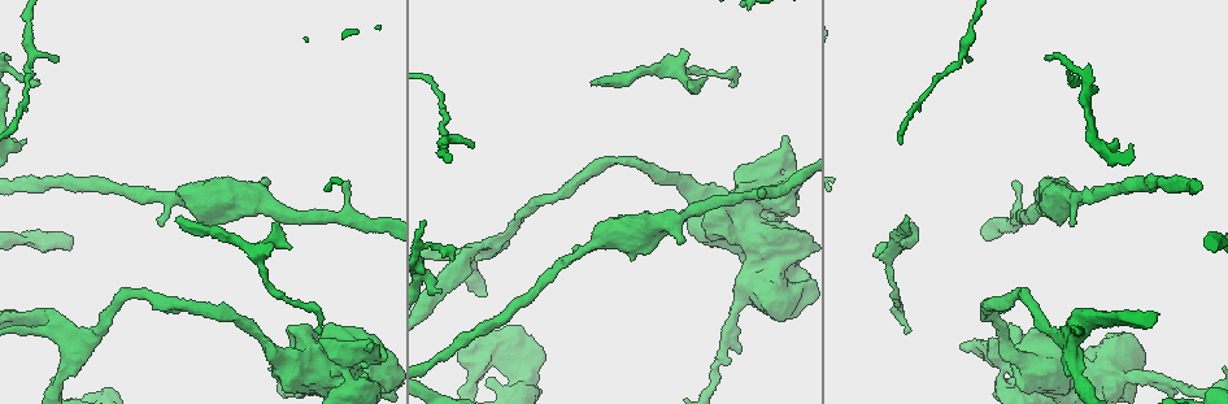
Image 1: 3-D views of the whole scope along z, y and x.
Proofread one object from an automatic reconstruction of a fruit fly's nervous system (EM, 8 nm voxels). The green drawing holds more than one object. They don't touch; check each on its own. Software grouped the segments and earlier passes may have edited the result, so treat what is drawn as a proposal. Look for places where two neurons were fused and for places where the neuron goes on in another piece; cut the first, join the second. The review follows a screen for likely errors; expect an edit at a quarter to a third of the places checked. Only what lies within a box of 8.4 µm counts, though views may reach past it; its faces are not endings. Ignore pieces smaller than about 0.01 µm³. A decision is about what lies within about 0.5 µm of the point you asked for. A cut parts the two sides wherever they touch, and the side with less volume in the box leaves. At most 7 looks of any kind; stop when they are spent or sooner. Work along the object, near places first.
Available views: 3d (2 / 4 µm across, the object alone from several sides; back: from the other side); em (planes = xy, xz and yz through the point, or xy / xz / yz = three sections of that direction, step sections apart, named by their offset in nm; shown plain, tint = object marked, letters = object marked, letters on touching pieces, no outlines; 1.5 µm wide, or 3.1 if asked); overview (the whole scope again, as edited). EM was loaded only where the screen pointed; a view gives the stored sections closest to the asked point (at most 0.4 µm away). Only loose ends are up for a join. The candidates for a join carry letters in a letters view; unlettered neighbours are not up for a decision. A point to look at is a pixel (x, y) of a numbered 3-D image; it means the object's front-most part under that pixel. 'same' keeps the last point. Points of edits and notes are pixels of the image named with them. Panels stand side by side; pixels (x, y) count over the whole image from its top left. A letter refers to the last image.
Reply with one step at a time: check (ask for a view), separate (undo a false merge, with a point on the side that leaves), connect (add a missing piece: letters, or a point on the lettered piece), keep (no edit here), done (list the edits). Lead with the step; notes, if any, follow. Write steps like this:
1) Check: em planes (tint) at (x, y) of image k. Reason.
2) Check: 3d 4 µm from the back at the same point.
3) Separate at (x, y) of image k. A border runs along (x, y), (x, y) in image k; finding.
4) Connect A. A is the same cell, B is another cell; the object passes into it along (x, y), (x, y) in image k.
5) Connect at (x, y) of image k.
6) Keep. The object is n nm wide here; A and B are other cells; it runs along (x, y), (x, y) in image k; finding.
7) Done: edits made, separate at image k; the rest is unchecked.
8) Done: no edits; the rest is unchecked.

Check: 3d 4 µm at (452, 257) of image 1. Tapers out.

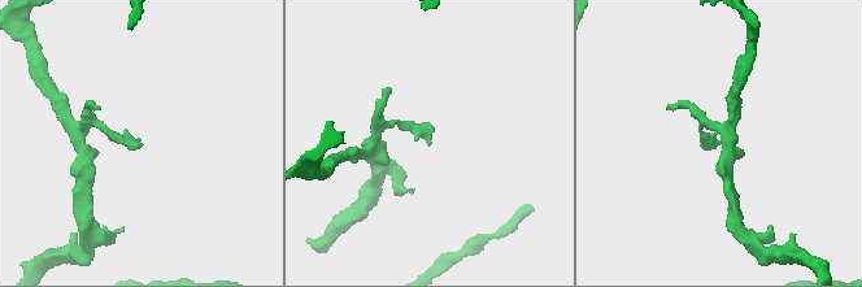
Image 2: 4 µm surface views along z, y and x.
Check: em planes (plain) at (428, 145) of image 2. Need the tissue.

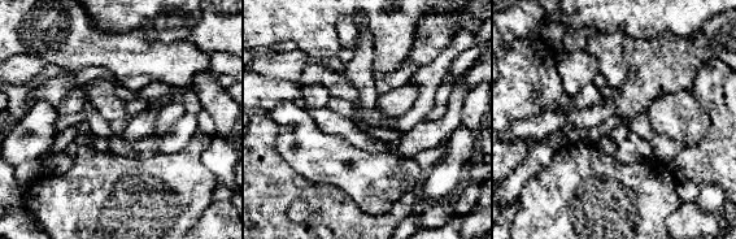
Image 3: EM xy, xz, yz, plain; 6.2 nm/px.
Check: em planes (letters) at the same point.

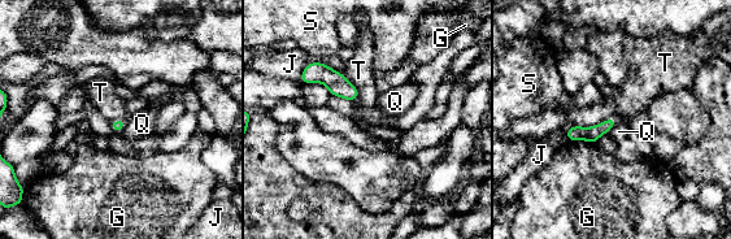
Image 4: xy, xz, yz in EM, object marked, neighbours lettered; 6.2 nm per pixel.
Keep. The longest contact is with T, 200 nm; G, J, Q, S and T are other cells; a border runs along (618, 121), (607, 133) in image 4; no lettered piece goes on from it.

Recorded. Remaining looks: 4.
Check: 3d 2 µm at (907, 219) of image 1. An open end.

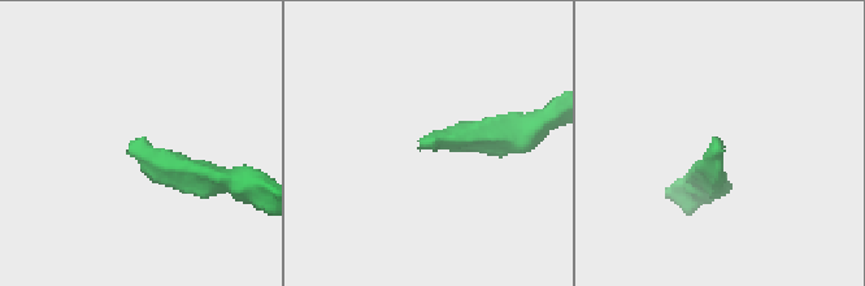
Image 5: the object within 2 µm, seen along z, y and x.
Check: em planes (letters) at (707, 153) of image 5.

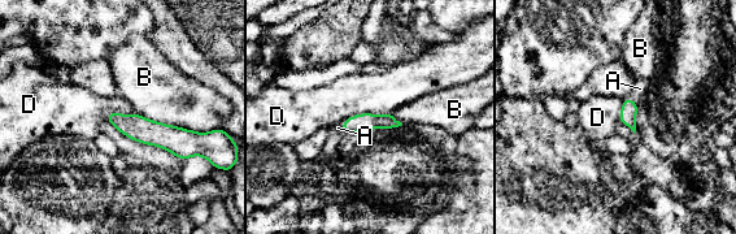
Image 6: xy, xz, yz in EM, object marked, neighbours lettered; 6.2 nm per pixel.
Connect A. A is the same cell, B and D are other cells; the neuron continues.

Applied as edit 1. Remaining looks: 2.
Done: edits made, connect at image 6; the rest is unchecked.

